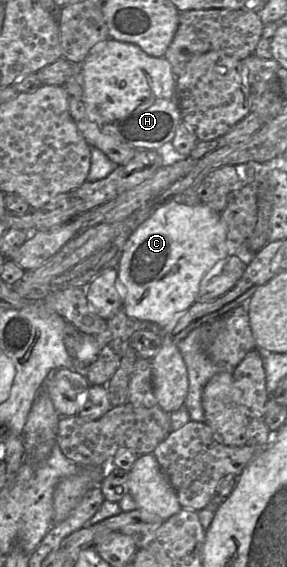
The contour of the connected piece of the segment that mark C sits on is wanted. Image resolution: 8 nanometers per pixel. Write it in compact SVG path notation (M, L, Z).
M171 199L141 223L125 243L117 266L118 285L123 294L122 309L128 317L156 324L159 328L173 323L197 302L205 276L219 261L227 259L230 248L221 213L213 211L204 203L188 206Z

